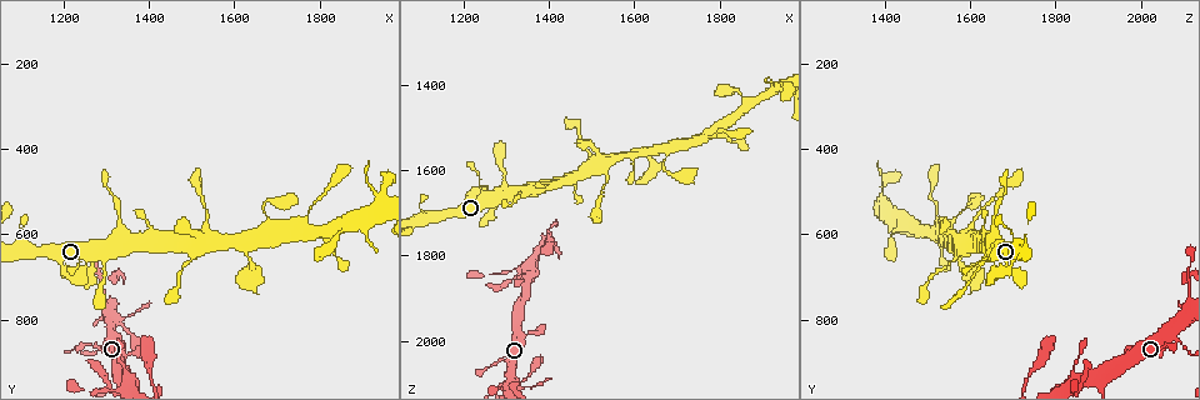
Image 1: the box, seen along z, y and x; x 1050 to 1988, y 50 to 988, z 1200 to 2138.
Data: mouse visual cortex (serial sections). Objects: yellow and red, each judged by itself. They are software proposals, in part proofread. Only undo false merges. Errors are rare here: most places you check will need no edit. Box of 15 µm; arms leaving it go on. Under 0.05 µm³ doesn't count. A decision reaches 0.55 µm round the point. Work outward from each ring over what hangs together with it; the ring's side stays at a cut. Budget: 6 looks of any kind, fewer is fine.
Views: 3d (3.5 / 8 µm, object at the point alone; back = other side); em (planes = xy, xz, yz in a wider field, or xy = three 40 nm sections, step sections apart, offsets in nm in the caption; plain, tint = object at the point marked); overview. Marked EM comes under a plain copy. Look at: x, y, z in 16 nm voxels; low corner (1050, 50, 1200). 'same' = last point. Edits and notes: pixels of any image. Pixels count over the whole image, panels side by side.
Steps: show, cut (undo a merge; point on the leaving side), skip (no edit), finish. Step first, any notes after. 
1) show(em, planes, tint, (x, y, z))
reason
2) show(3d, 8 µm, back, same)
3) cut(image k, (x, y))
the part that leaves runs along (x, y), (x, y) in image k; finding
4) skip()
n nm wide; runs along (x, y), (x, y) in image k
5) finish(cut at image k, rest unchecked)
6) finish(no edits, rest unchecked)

show(3d, 3.5 µm, back, (1350, 935, 1845))
sharp bend

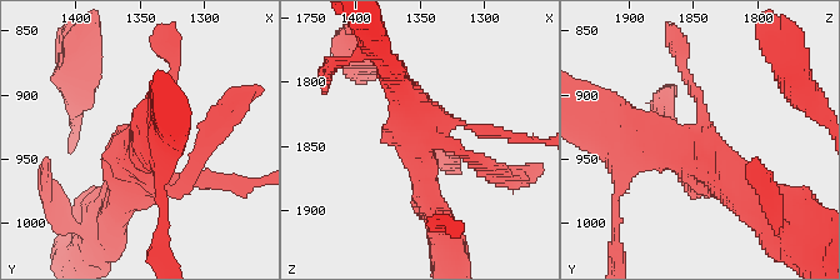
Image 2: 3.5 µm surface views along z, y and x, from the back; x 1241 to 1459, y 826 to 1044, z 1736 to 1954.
show(em, xy, step 1, tint, same)

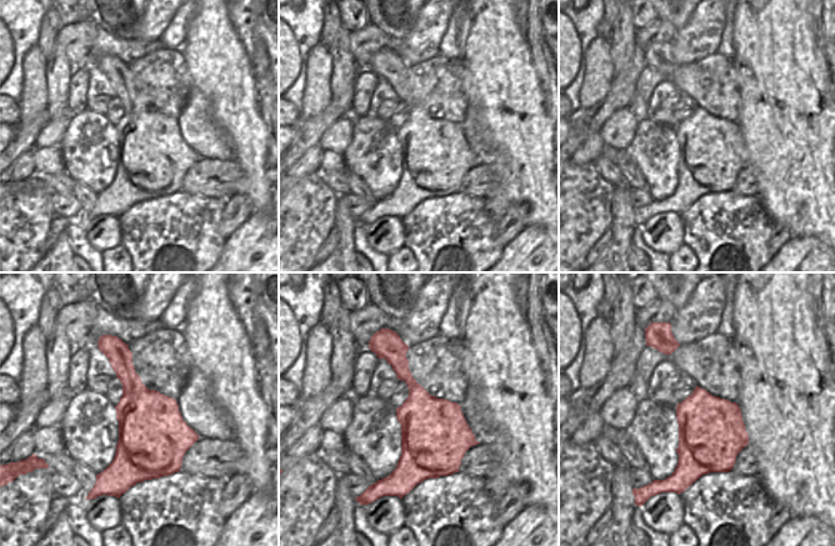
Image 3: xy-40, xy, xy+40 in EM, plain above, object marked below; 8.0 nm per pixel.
skip()
continuous, no second cell

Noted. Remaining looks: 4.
show(3d, 3.5 µm, (1330, 605, 1655))
calibre changes

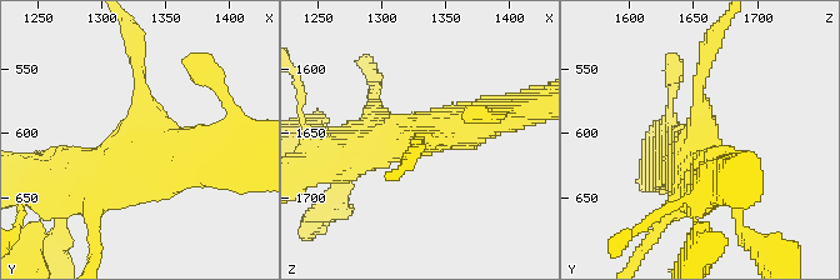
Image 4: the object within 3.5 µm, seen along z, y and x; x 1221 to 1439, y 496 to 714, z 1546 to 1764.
show(em, planes, tint, (1328, 600, 1654))
3 arms; arms of 150, 500, 500 nm; shape alone is not enough

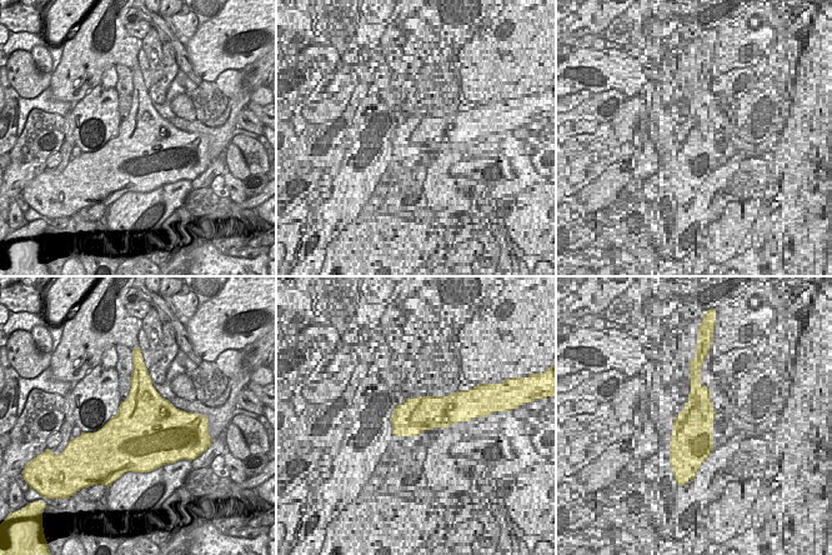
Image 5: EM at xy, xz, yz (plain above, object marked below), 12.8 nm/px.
show(em, xy, step 3, tint, same)
cut it another way

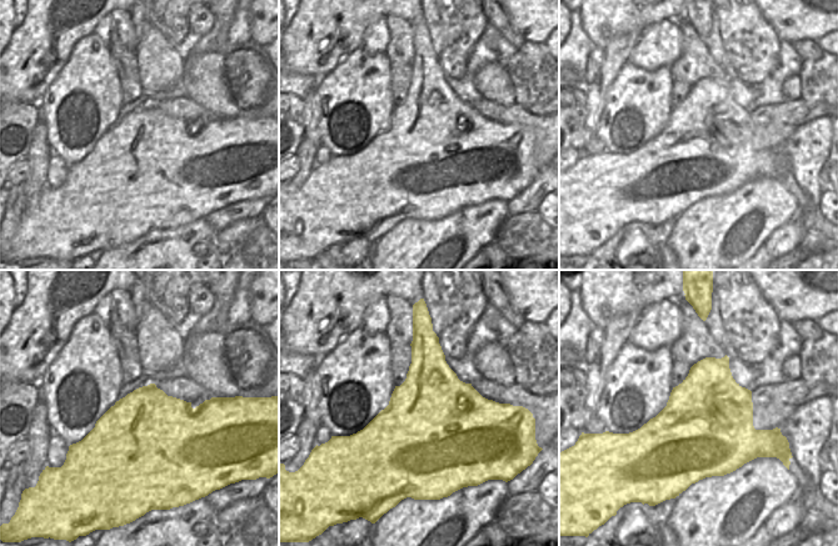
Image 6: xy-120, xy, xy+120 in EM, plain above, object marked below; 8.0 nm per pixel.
skip()
runs along (344, 158), (501, 115) in image 4; one cell here

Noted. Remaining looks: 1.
finish(no edits, rest unchecked)

